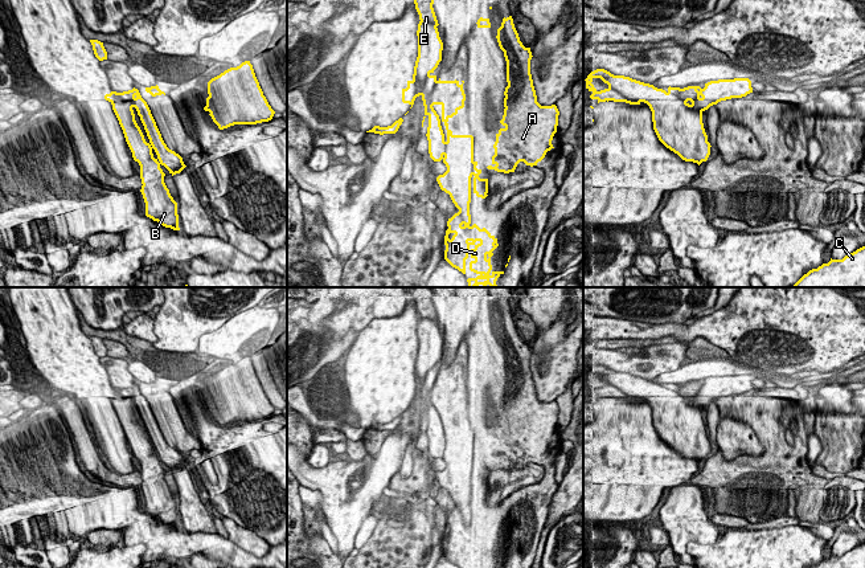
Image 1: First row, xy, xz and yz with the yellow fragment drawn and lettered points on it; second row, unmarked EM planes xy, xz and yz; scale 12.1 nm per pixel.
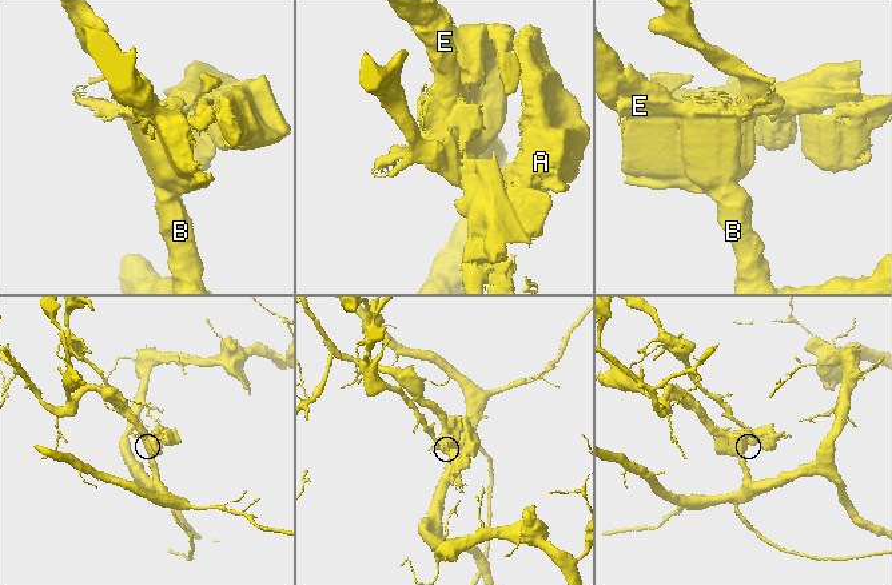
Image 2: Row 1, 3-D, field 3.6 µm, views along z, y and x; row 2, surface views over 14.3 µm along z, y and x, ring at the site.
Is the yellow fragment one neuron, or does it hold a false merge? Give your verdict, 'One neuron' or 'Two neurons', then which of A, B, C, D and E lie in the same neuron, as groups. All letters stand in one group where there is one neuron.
Two neurons. Groups: A D / B C E

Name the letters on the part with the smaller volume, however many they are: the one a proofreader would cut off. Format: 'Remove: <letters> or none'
Remove: A, D

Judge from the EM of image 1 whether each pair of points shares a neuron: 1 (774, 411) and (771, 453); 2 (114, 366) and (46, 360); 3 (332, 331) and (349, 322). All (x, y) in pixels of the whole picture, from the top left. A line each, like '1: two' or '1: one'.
1: one
2: two
3: one

